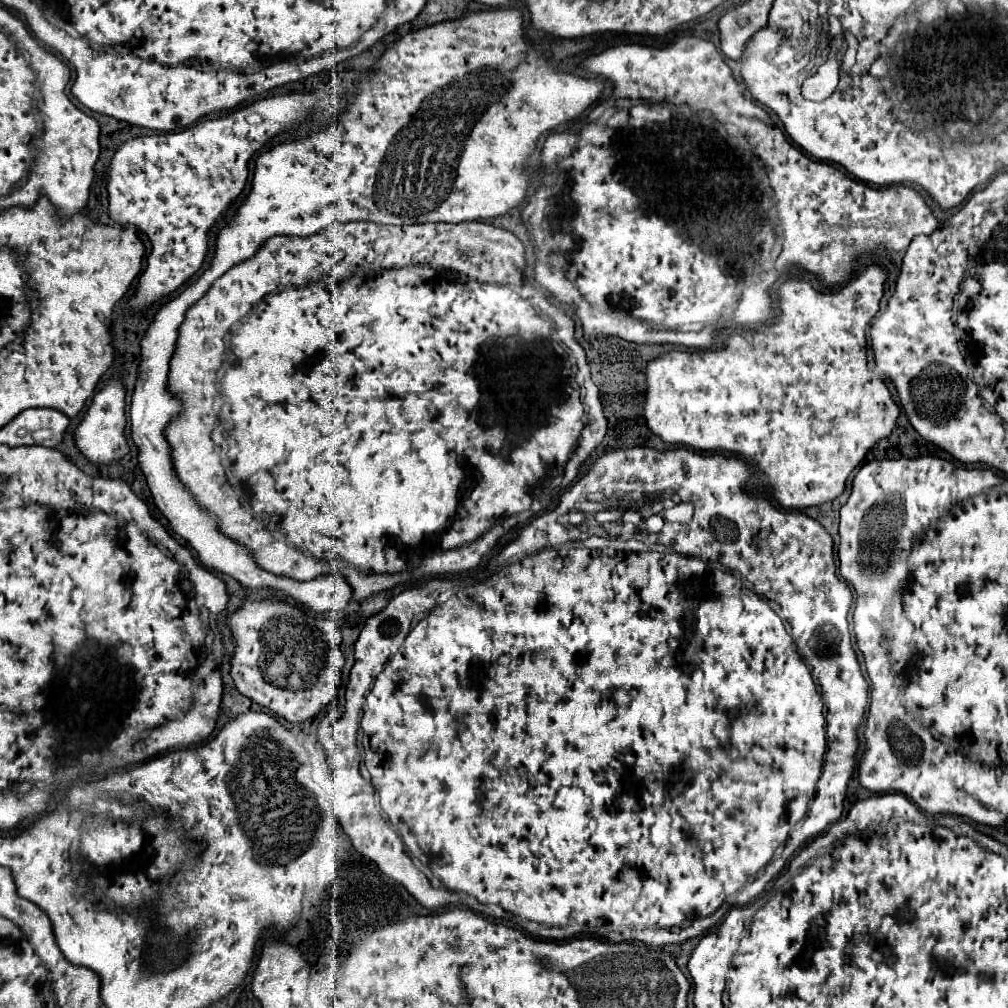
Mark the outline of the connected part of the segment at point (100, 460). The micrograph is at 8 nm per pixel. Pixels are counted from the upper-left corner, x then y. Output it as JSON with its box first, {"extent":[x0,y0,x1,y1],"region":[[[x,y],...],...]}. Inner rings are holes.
{"extent":[75,380,129,464],"region":[[[119,380],[107,382],[107,386],[95,394],[87,414],[83,416],[83,422],[75,430],[75,444],[77,448],[95,464],[105,464],[123,458],[129,452],[127,440],[123,436],[125,428],[125,388]]]}

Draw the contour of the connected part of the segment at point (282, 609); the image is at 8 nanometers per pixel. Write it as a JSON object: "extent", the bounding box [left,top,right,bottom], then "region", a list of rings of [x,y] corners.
{"extent":[229,600,345,724],"region":[[[247,600],[241,606],[241,610],[237,610],[231,616],[229,626],[233,632],[233,640],[235,640],[231,676],[233,676],[237,690],[243,696],[247,696],[255,704],[267,708],[273,716],[277,716],[285,722],[291,722],[291,724],[307,722],[307,720],[315,718],[319,712],[323,712],[327,706],[331,706],[331,702],[337,698],[341,678],[343,678],[345,656],[341,650],[341,632],[333,620],[329,620],[325,616],[311,616],[311,624],[307,624],[305,614],[295,606],[289,606],[279,600],[263,600],[263,602]]]}

